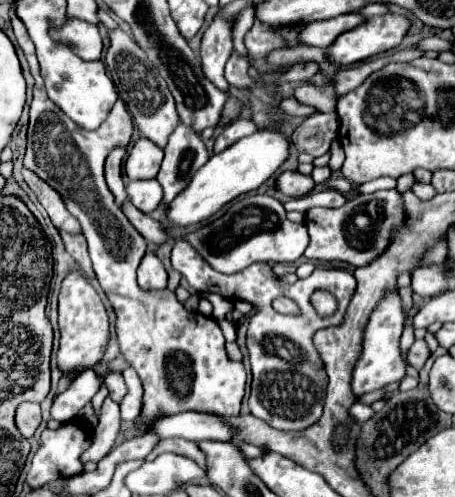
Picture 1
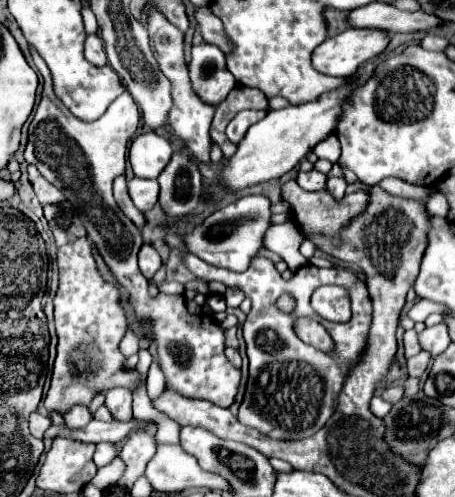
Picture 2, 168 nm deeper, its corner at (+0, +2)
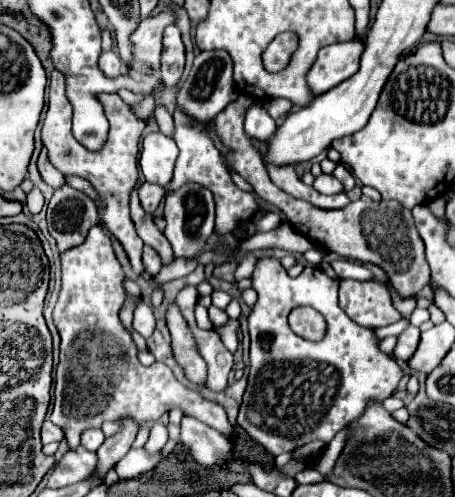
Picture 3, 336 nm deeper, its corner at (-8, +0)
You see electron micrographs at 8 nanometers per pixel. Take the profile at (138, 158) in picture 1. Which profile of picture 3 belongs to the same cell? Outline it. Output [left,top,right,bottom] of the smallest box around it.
[140,132,178,186]

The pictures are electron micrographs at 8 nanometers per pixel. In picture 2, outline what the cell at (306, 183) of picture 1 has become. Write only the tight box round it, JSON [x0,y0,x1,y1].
[298,170,326,190]

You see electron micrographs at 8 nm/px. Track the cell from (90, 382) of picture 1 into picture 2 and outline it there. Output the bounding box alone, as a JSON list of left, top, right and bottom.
[64,406,92,430]

